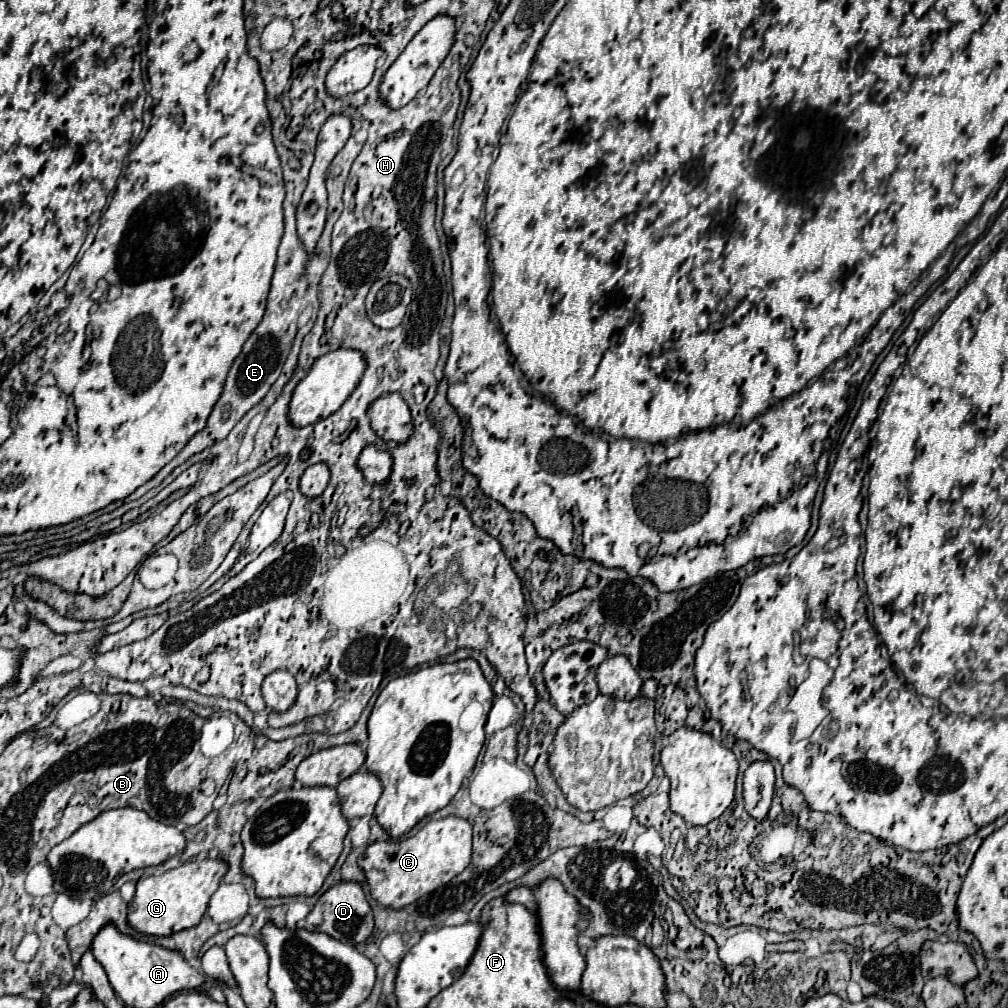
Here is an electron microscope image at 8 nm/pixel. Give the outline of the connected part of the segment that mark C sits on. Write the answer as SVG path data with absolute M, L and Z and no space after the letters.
M447 816L441 820L429 820L415 836L397 842L373 842L359 856L357 864L365 872L371 898L385 908L401 910L461 874L469 866L469 860L471 824L463 818Z

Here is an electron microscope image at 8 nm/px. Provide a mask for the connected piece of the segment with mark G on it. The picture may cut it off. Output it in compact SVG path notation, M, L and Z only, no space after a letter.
M197 858L195 862L185 862L159 876L141 878L137 882L135 898L127 908L127 924L149 936L171 936L173 932L197 926L225 872L225 862L217 858Z

